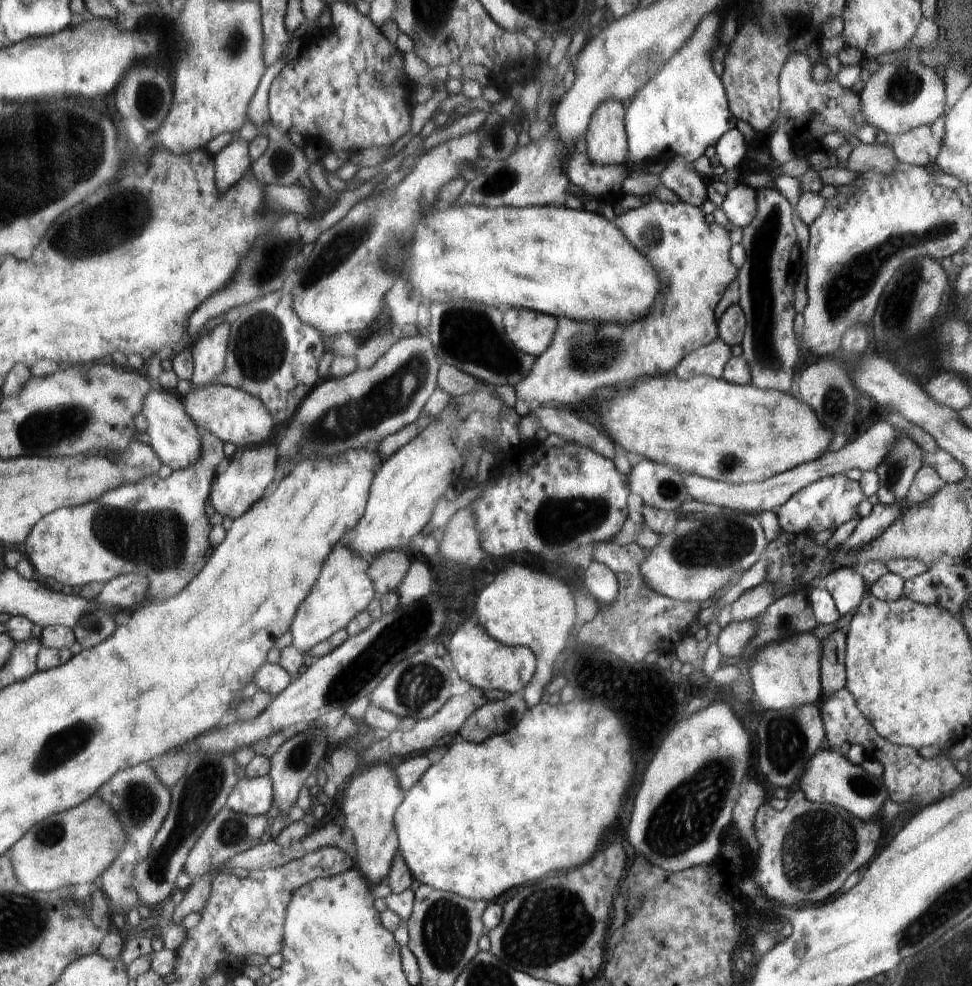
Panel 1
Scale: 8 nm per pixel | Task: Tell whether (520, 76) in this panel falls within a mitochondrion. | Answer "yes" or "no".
no

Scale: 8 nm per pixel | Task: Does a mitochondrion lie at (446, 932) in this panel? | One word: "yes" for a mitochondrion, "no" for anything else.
yes

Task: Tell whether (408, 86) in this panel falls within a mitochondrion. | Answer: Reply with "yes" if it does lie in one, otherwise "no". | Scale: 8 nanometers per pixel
no

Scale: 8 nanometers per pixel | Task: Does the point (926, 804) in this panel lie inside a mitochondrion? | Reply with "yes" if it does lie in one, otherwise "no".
no

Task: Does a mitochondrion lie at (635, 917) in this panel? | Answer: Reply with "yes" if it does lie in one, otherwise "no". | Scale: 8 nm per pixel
no

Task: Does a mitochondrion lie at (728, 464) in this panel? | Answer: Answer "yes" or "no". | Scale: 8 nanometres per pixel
no

